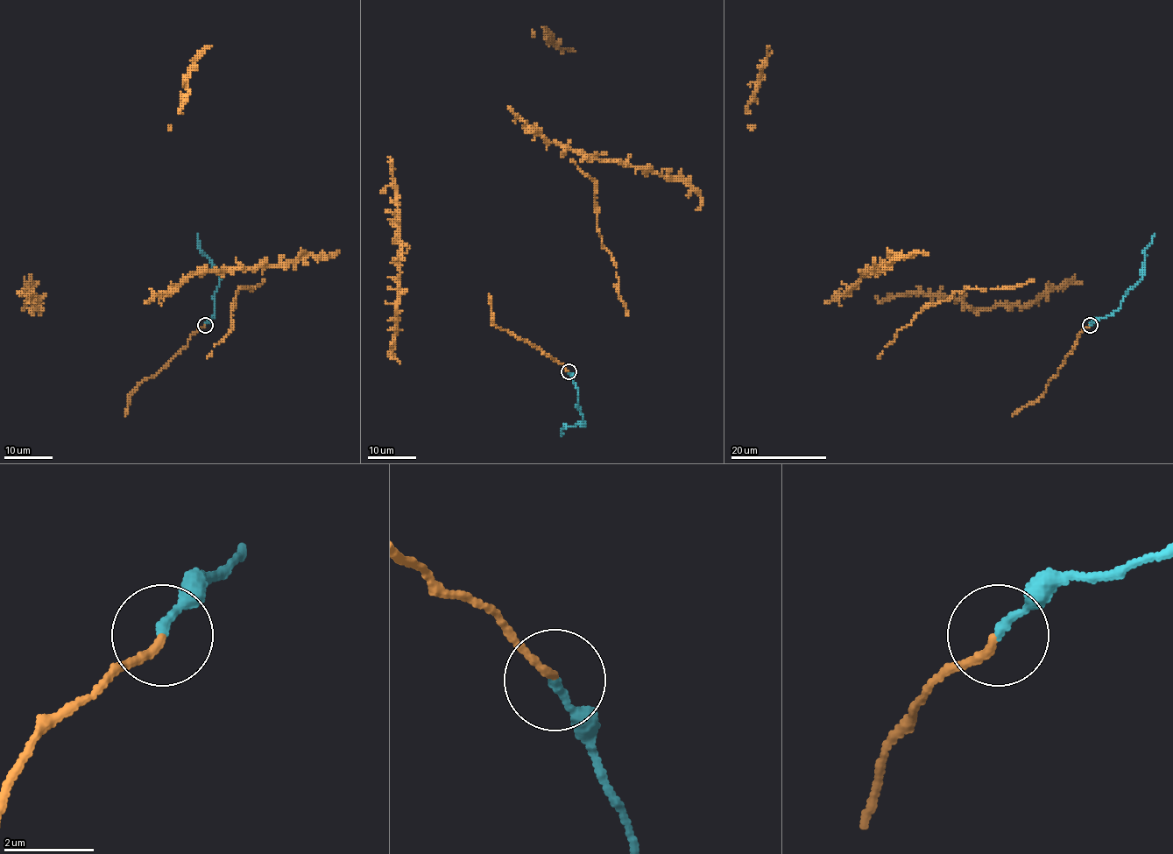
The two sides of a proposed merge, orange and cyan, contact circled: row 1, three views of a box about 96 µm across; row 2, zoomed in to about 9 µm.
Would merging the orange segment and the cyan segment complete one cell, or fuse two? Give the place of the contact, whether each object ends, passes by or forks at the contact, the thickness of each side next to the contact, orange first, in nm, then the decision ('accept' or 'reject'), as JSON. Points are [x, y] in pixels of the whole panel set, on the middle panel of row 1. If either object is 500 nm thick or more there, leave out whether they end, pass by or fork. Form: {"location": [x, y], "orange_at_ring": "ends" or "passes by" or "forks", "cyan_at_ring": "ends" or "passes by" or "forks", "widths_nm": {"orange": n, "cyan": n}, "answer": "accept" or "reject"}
{"location": [568, 371], "orange_at_ring": "ends", "cyan_at_ring": "ends", "widths_nm": {"orange": 180, "cyan": 180}, "answer": "accept"}

